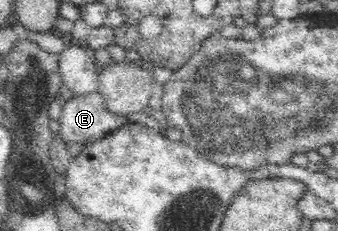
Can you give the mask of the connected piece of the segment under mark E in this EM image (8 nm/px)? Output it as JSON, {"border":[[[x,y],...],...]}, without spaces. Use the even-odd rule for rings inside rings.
{"border":[[[98,92],[63,101],[58,123],[61,138],[71,150],[78,149],[77,144],[83,147],[90,140],[101,140],[126,123],[125,116],[113,115],[107,110],[105,99]]]}

